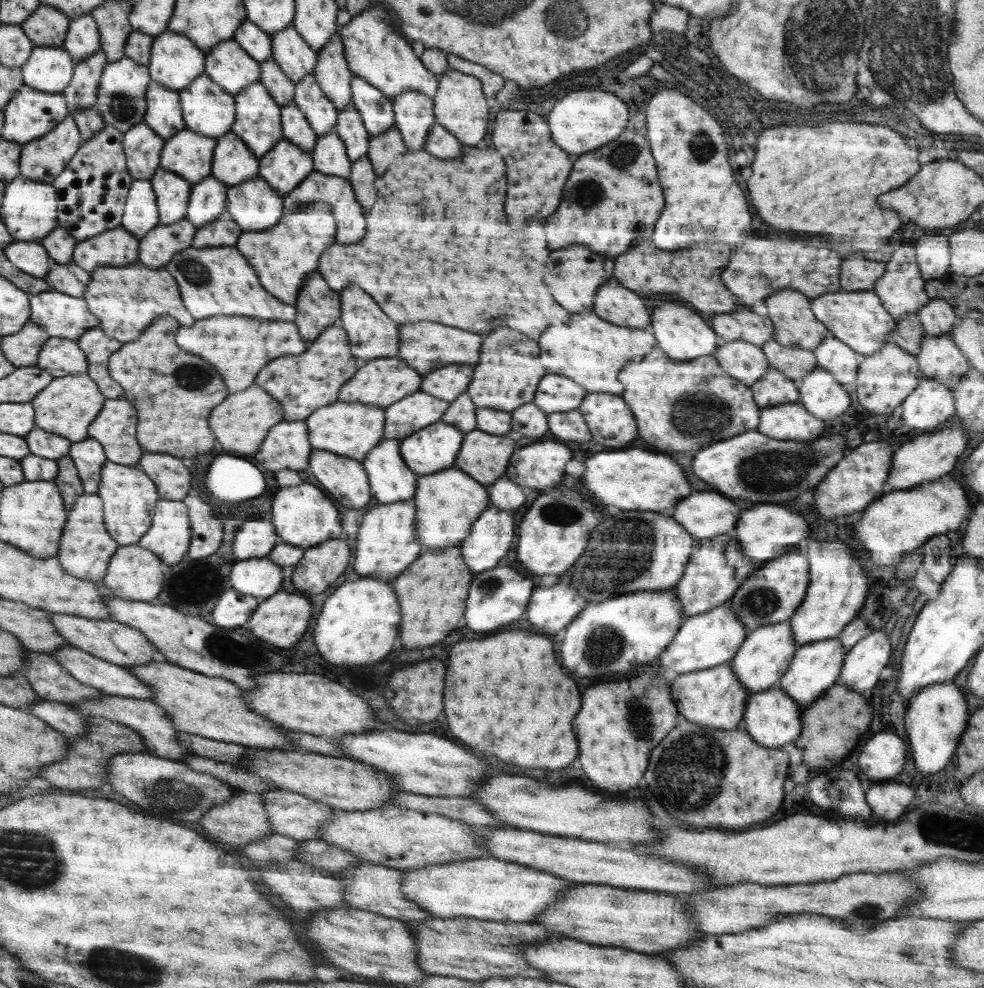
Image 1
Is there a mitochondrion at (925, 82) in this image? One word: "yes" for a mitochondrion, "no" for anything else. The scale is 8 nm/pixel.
yes

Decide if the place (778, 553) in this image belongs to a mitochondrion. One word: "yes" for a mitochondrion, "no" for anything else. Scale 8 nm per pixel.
no

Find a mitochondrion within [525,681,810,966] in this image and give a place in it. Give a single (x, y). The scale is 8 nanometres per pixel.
(689, 772)

